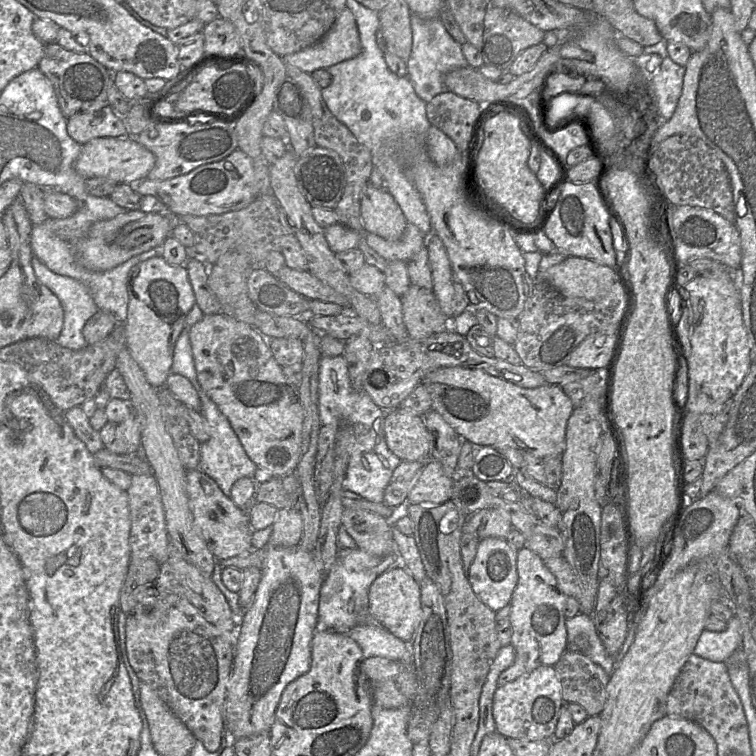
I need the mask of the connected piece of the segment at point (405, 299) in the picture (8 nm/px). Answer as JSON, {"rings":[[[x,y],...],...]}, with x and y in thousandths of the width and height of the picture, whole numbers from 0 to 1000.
{"rings":[[[542,377],[529,396],[533,425],[541,447],[563,447],[590,437],[590,418],[585,413],[573,385]]]}

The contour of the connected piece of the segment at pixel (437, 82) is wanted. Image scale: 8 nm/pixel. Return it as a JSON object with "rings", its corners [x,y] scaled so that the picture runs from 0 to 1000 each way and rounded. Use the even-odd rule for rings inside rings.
{"rings":[[[544,19],[545,67],[538,82],[540,103],[552,126],[563,136],[577,126],[594,120],[587,110],[587,102],[595,94],[620,89],[611,69],[611,60],[603,56],[590,40],[582,22],[561,25]]]}

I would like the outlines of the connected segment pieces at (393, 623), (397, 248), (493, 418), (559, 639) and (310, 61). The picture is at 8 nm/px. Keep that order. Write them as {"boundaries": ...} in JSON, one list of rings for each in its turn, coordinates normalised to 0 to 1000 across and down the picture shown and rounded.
{"boundaries":[[[[525,747],[499,763],[489,775],[487,807],[492,817],[525,844],[544,851],[557,819],[556,772],[532,747]]],[[[541,294],[530,315],[524,319],[513,319],[493,308],[484,308],[483,313],[485,323],[513,347],[538,347],[562,327],[562,311]]],[[[608,484],[581,487],[561,501],[571,526],[571,541],[611,579],[631,590],[676,591],[700,599],[717,608],[743,603],[749,591],[749,565],[759,542],[755,528],[735,508],[720,508],[709,513],[692,513],[639,489]]],[[[697,724],[685,728],[684,759],[685,769],[675,798],[675,823],[677,828],[675,852],[680,857],[681,872],[679,878],[660,893],[659,907],[668,906],[713,881],[733,881],[750,860],[749,816],[746,812],[750,788],[739,779],[733,761],[722,750],[720,742]]],[[[455,11],[437,40],[415,60],[374,77],[377,86],[396,90],[411,98],[421,91],[433,91],[478,70],[470,22],[462,11]]]]}

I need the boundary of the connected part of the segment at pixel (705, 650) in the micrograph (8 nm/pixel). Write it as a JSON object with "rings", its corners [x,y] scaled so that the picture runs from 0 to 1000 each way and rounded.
{"rings":[[[970,815],[958,835],[931,833],[919,854],[918,864],[942,876],[959,877],[972,860],[980,857],[981,847],[981,825],[976,816]]]}

